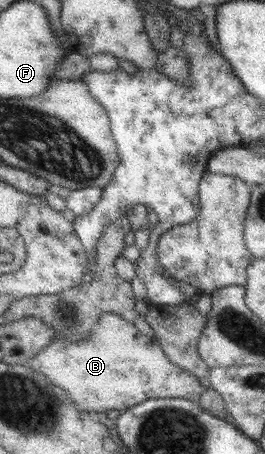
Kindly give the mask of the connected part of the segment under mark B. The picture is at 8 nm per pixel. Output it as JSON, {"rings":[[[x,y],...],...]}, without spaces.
{"rings":[[[103,312],[97,319],[97,324],[91,330],[91,334],[85,339],[79,342],[53,339],[26,364],[31,366],[33,371],[43,374],[47,383],[63,389],[75,407],[79,411],[86,412],[103,412],[108,409],[117,409],[122,412],[128,407],[133,407],[151,398],[181,398],[198,401],[204,389],[194,375],[167,360],[154,338],[142,335],[131,323],[109,312]]]}

